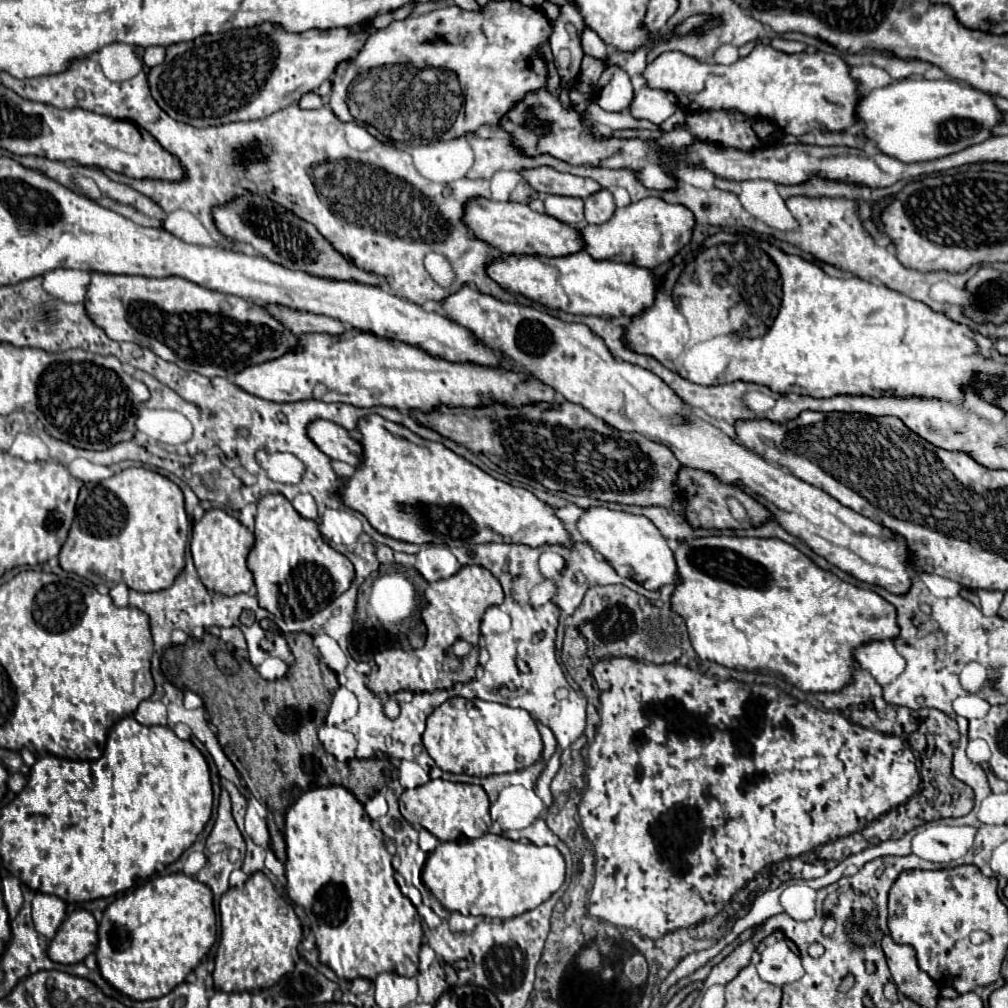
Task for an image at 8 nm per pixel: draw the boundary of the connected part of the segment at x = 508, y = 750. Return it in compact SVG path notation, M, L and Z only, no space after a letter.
M458 696L446 700L428 716L422 740L428 754L442 770L454 774L466 772L470 776L524 770L532 766L544 750L536 722L526 710L480 698L466 700Z

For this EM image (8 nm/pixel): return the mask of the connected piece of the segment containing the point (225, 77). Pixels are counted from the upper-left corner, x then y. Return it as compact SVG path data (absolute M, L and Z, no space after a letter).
M262 24L248 30L230 30L224 34L206 34L192 42L180 42L166 48L166 58L160 66L150 68L148 84L156 104L174 120L186 122L196 128L222 126L238 120L260 120L276 110L298 102L302 94L316 90L324 80L328 80L336 64L350 60L358 54L368 34L354 28L336 30L306 30L300 34L288 34L282 26Z

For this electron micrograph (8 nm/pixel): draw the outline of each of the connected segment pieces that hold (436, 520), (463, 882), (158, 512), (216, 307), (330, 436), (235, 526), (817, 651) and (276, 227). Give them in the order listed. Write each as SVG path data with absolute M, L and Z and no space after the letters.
M368 414L358 422L358 432L362 434L364 464L356 468L356 474L344 480L342 500L348 508L364 514L374 530L390 538L412 542L412 544L446 544L470 546L486 542L510 542L526 544L532 548L546 544L572 546L570 532L566 524L556 516L556 508L536 498L530 490L512 486L508 482L496 480L468 460L456 456L438 442L420 440L416 434L408 432L404 426L384 420L378 414Z
M488 832L476 840L440 842L426 858L422 880L450 912L506 920L534 910L562 886L564 858L554 846L522 844Z
M126 468L108 480L82 486L76 506L76 518L58 560L62 570L74 572L82 578L92 572L108 582L124 582L130 590L136 592L158 592L172 586L174 578L184 568L190 526L184 512L182 490L172 480L152 470Z
M92 272L84 308L88 318L92 318L92 322L108 334L108 338L118 342L134 342L142 348L152 350L160 358L178 364L184 370L194 370L204 376L232 378L246 366L278 358L284 352L296 348L296 336L286 332L284 326L278 324L278 320L274 320L260 304L230 294L220 294L176 276L146 278Z
M314 420L308 426L308 436L328 458L346 462L354 468L360 466L360 442L342 426L328 420Z
M220 508L208 510L202 520L194 524L192 532L192 558L196 564L196 570L200 574L202 584L212 590L226 596L234 596L240 592L248 592L254 586L252 572L246 568L246 556L254 544L254 534L242 526L236 518L226 514Z
M708 536L680 542L674 556L680 582L672 594L672 608L686 620L696 654L726 668L774 674L804 692L836 692L852 682L858 646L896 640L896 634L900 634L896 608L890 602L872 590L840 580L788 542L774 538Z
M236 196L220 206L214 206L212 220L222 236L252 246L260 256L280 266L288 266L288 270L308 270L308 274L320 274L320 278L340 278L346 282L372 286L386 284L378 274L368 274L354 262L348 262L348 258L344 258L310 222L296 218L296 214L292 214L292 210L284 210L284 206L276 206L276 202L272 202L268 196Z

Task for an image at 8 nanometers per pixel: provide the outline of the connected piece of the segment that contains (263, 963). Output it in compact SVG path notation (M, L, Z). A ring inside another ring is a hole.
M252 874L244 886L228 888L220 900L222 938L216 952L216 968L212 972L214 988L224 992L244 992L274 986L284 974L294 970L302 926L286 902L262 874Z

